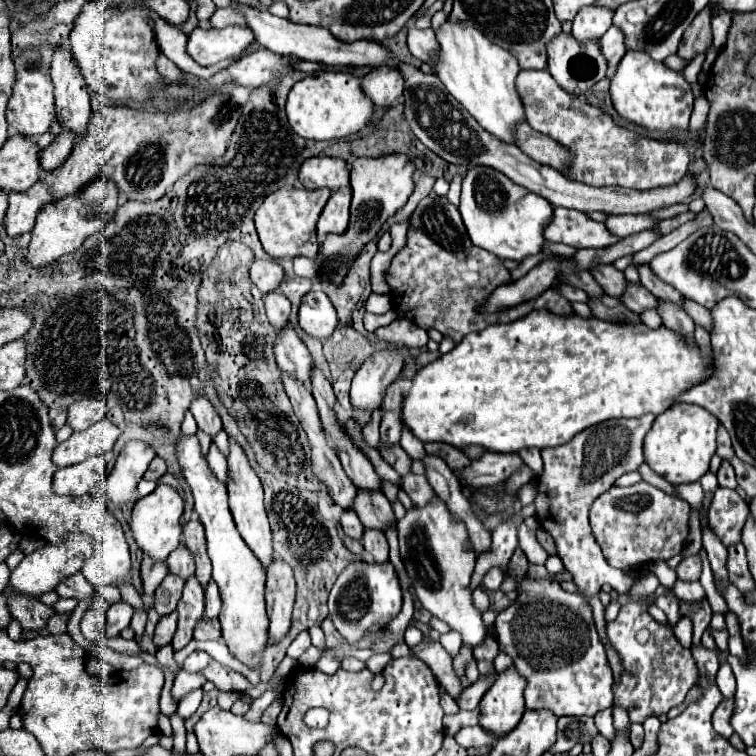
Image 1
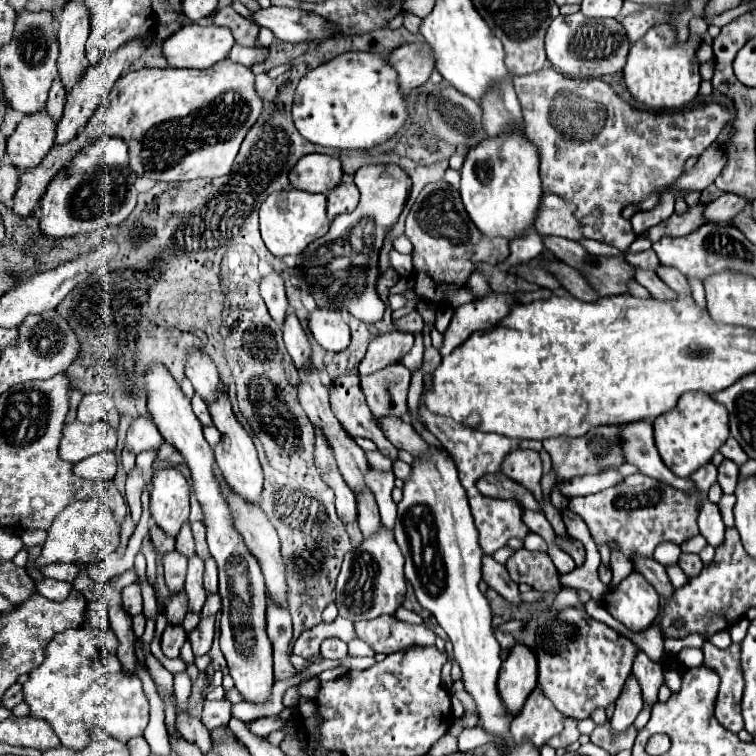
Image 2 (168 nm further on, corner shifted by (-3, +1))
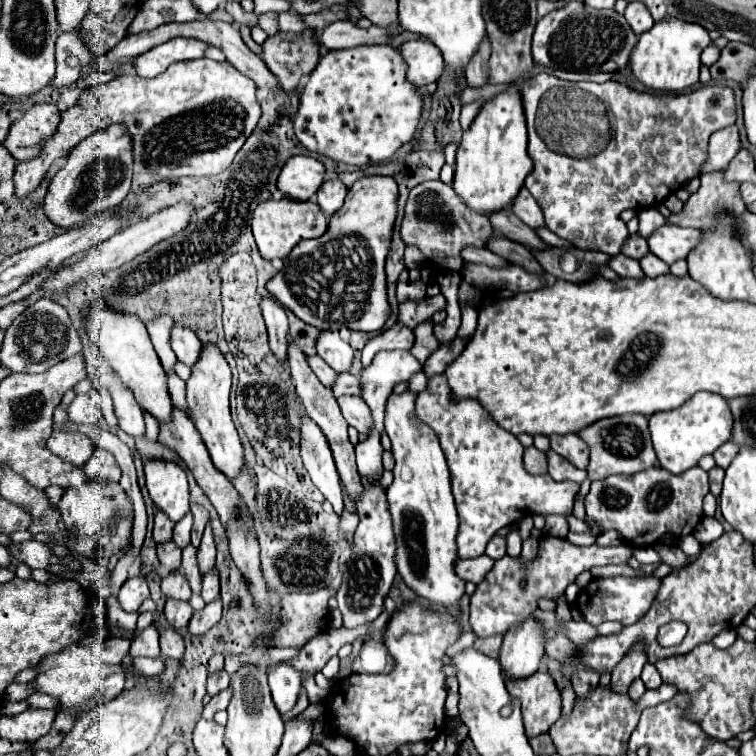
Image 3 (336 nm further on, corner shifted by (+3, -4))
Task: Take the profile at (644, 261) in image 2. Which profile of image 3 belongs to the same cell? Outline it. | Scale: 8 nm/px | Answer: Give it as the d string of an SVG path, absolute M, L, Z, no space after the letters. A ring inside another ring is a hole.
M630 234L628 242L624 242L624 246L622 246L622 254L636 258L636 260L640 260L646 252L648 252L648 244L640 234Z

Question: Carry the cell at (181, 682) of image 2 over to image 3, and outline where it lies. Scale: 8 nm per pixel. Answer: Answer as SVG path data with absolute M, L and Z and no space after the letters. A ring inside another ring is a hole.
M134 658L134 670L138 674L144 674L144 676L158 676L164 672L164 662L160 658Z

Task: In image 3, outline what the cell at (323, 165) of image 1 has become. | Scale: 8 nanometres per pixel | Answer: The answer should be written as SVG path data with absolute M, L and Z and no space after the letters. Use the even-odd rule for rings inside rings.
M296 156L284 164L276 182L278 190L292 200L310 200L324 182L324 166L310 156Z

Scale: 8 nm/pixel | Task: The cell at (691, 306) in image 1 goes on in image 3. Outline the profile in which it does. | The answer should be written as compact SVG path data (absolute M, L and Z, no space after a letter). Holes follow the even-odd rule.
M648 252L644 258L640 258L640 266L642 266L644 274L650 276L650 278L656 278L656 276L662 276L662 274L668 274L668 272L670 272L668 264L662 262L662 260L660 260L656 254L652 254L652 252Z

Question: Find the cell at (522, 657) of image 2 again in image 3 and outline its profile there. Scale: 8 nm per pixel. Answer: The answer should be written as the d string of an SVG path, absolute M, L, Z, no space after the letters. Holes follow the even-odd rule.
M532 618L524 620L524 624L512 626L508 634L504 634L504 644L500 648L500 664L514 678L524 678L534 674L540 668L540 660L544 656L544 640L546 630L540 630Z

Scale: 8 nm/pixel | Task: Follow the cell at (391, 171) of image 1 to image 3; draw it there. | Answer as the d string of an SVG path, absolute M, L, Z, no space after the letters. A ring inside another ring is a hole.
M366 176L356 180L348 190L344 206L330 218L328 230L320 238L296 244L286 258L286 274L282 270L282 274L276 276L284 278L286 286L270 288L274 280L268 280L266 290L270 296L318 330L340 330L346 326L360 332L378 332L392 312L386 296L384 262L396 220L396 198L398 186L388 176ZM328 264L334 266L334 280L324 278L320 272ZM336 282L342 286L342 292L336 290Z

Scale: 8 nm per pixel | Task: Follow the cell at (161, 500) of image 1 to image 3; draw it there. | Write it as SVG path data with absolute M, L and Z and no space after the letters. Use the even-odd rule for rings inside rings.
M144 458L142 462L150 498L172 518L172 522L178 522L190 510L186 472L172 460Z

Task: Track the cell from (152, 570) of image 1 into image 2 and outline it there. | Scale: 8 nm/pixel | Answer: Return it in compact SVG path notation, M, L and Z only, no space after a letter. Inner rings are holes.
M156 525L150 527L150 539L152 539L156 551L160 553L160 557L164 557L166 553L172 553L172 551L174 551L174 539L166 537Z

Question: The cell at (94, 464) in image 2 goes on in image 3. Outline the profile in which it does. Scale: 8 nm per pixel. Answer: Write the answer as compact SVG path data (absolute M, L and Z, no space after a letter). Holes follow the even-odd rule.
M96 448L96 450L94 450L94 454L90 456L90 460L88 460L86 466L84 466L84 472L86 472L86 476L90 476L90 478L104 476L104 478L108 478L108 480L112 480L112 482L118 482L120 476L122 476L118 462L116 462L114 456L112 456L108 450L104 450L104 448Z

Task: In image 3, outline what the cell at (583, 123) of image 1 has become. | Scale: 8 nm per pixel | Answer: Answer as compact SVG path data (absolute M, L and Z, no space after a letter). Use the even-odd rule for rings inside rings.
M540 72L540 74L530 78L528 88L526 88L526 82L522 84L522 100L524 100L526 120L528 120L528 156L534 162L534 168L528 174L524 186L530 190L530 194L534 196L538 206L542 208L546 228L550 228L554 234L558 234L560 238L568 240L570 244L574 244L582 250L598 250L598 252L604 252L608 256L618 254L622 244L628 238L628 230L626 230L626 224L620 220L620 212L628 210L628 208L650 208L652 204L656 206L664 198L668 198L672 192L680 190L682 184L686 184L688 180L692 180L694 176L700 174L700 166L706 162L706 156L708 156L708 138L710 138L710 134L736 122L734 92L728 86L702 86L702 88L686 92L686 94L652 94L652 92L636 92L636 90L628 88L626 84L618 84L618 82L612 82L612 80L604 82L604 84L566 82L566 80L560 80L552 74ZM612 136L616 140L616 146L608 148ZM630 190L636 190L636 192L630 192Z

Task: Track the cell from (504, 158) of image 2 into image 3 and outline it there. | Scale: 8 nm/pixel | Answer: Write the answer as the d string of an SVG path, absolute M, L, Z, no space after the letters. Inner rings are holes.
M512 84L504 92L484 102L480 114L464 132L456 152L456 172L452 186L474 212L490 214L512 204L530 170L532 160L526 150L524 106L520 102L518 86Z

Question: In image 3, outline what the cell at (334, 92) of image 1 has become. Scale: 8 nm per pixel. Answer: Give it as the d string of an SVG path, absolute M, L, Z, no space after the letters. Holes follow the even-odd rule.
M390 44L326 52L300 94L294 130L302 146L354 166L388 160L412 140L422 114L420 88L406 80L406 70L400 48Z

